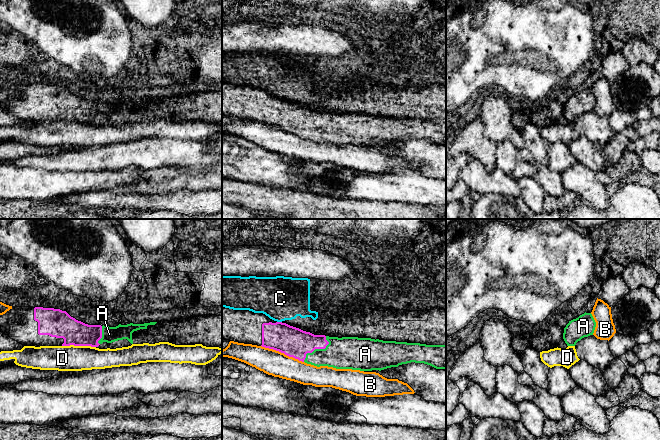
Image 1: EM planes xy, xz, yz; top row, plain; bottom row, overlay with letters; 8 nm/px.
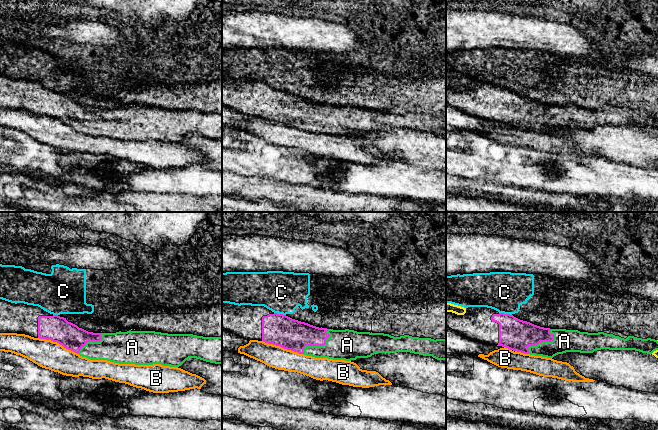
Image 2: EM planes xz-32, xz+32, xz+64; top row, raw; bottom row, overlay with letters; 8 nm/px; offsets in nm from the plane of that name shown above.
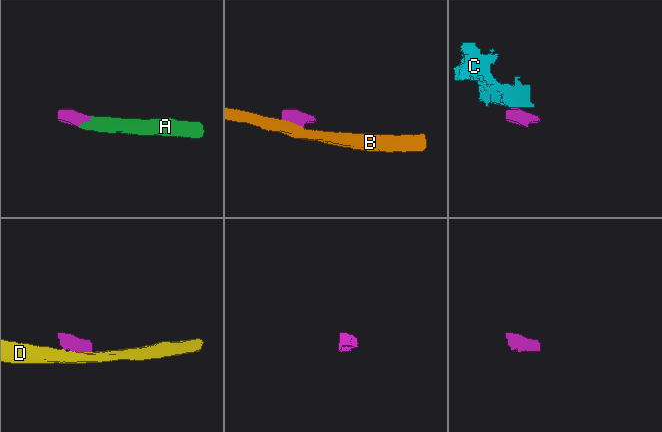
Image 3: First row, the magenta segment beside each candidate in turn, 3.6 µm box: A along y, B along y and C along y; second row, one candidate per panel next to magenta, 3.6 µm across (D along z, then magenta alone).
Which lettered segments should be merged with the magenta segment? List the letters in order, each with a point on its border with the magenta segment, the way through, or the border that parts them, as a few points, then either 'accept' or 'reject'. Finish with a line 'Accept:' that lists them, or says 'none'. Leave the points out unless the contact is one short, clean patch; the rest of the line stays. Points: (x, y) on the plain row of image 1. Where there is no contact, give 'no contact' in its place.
A: meets magenta in xz at (317, 124); runs through xz (293, 118), (308, 124), (317, 124), (324, 127), (347, 128); accept
B: meets magenta in xz at (282, 128); border along xz (261, 121), (283, 128), (303, 138); reject
C: meets magenta in xz at (279, 98); border along xz (277, 97), (281, 98); reject
D: meets magenta in xy at (79, 121); border along xy (62, 121), (90, 121), (95, 123); reject
Accept: A

